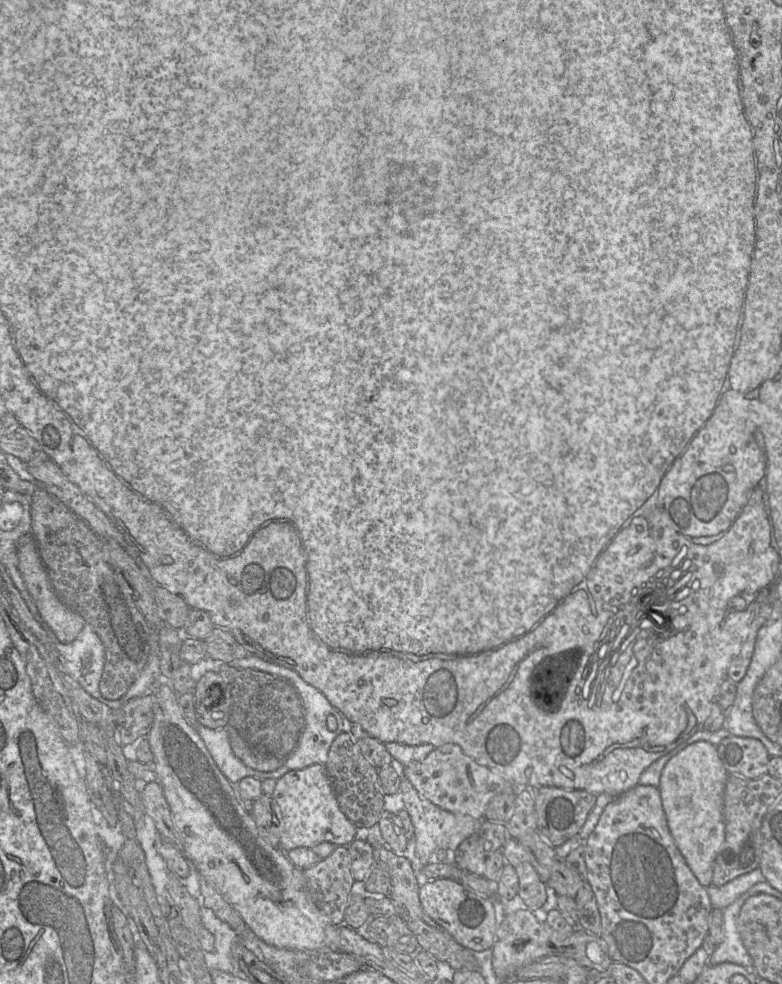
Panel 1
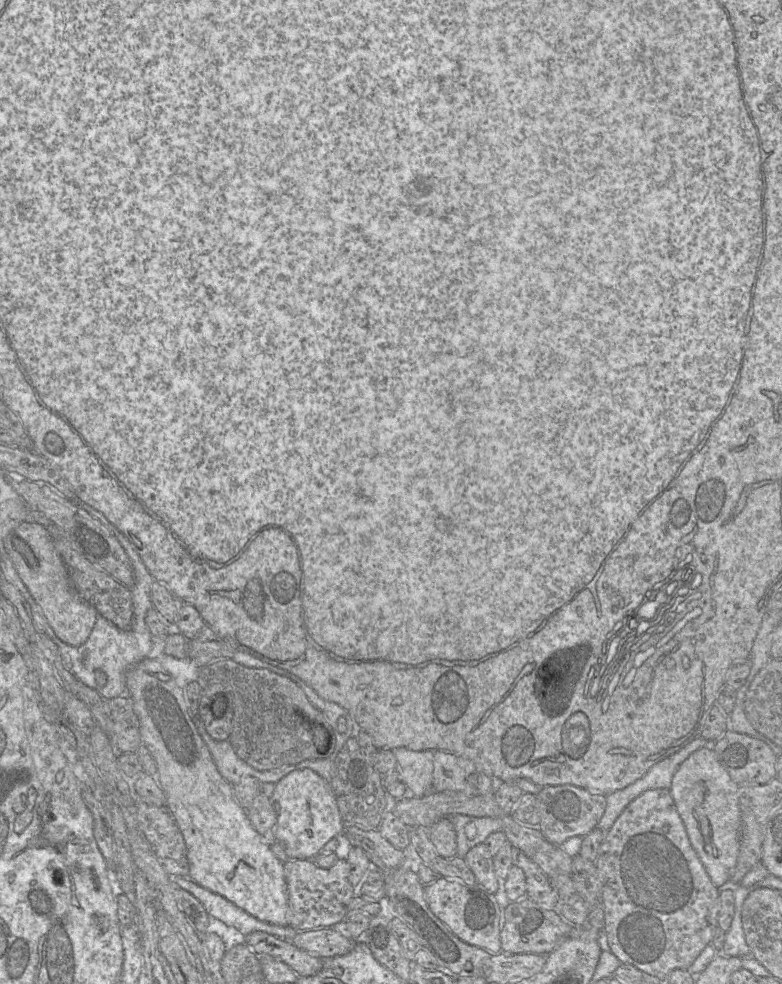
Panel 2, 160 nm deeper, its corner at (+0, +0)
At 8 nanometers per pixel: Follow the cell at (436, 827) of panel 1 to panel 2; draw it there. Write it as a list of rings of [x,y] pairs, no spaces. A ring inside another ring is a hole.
[[[456,814],[449,817],[456,831],[457,854],[463,858],[475,845],[493,832],[502,830],[499,819]]]

